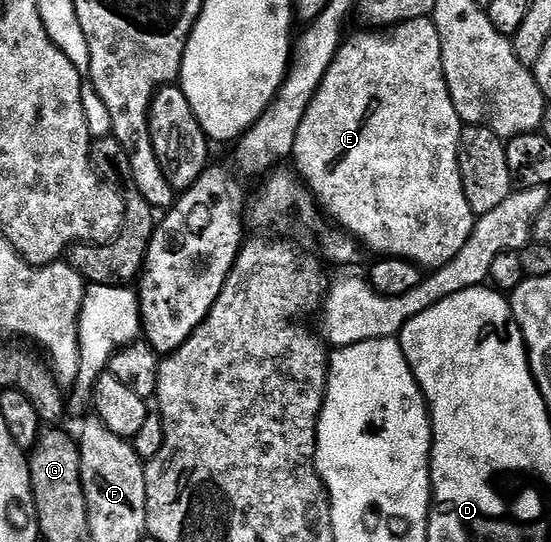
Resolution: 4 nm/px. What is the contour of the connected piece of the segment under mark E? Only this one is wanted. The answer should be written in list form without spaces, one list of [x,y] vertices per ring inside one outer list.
[[[420,17],[402,25],[392,26],[384,31],[361,32],[365,33],[357,33],[353,38],[350,36],[342,44],[341,50],[335,55],[335,59],[323,79],[323,83],[319,83],[319,91],[315,95],[315,99],[311,99],[311,103],[303,115],[303,123],[299,123],[291,161],[297,164],[295,166],[296,172],[315,198],[316,204],[324,212],[326,209],[337,220],[334,222],[346,233],[353,234],[370,254],[383,257],[402,257],[420,265],[425,271],[442,269],[444,265],[451,263],[451,259],[455,259],[455,255],[459,255],[459,251],[463,251],[463,243],[467,243],[473,230],[475,214],[471,211],[471,203],[467,203],[467,195],[463,191],[463,179],[459,171],[457,148],[463,122],[455,111],[455,103],[451,99],[447,87],[439,31],[429,17]]]

